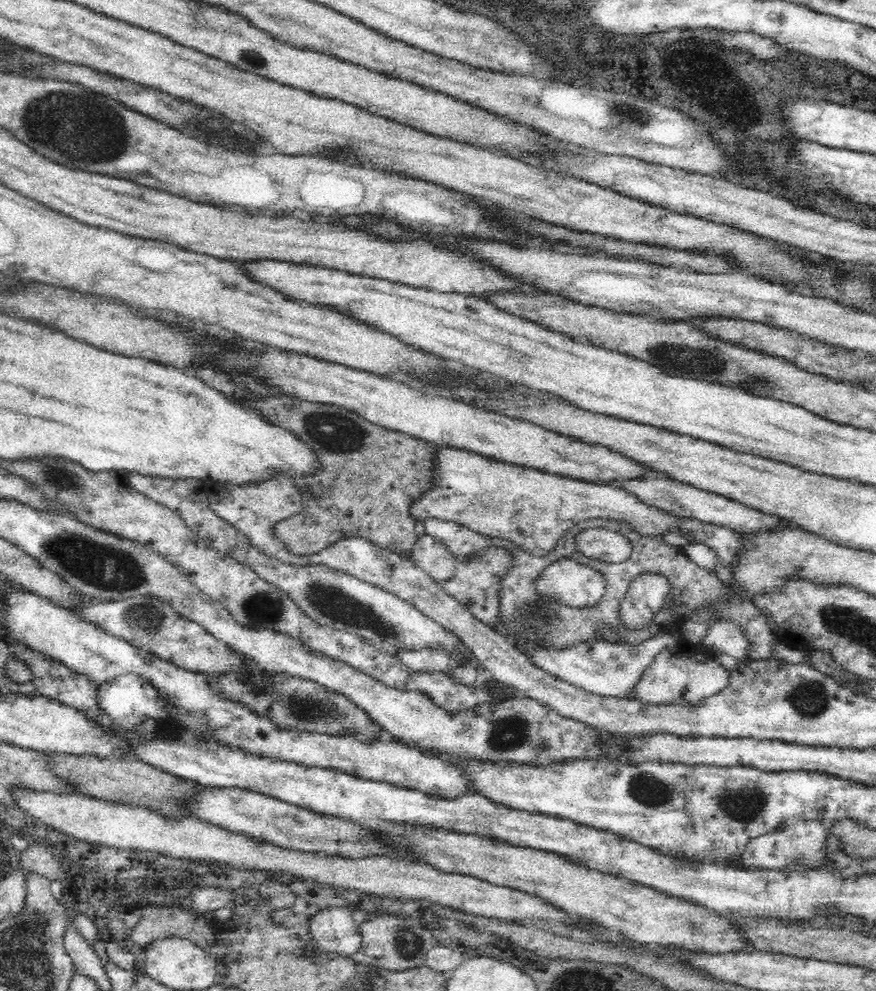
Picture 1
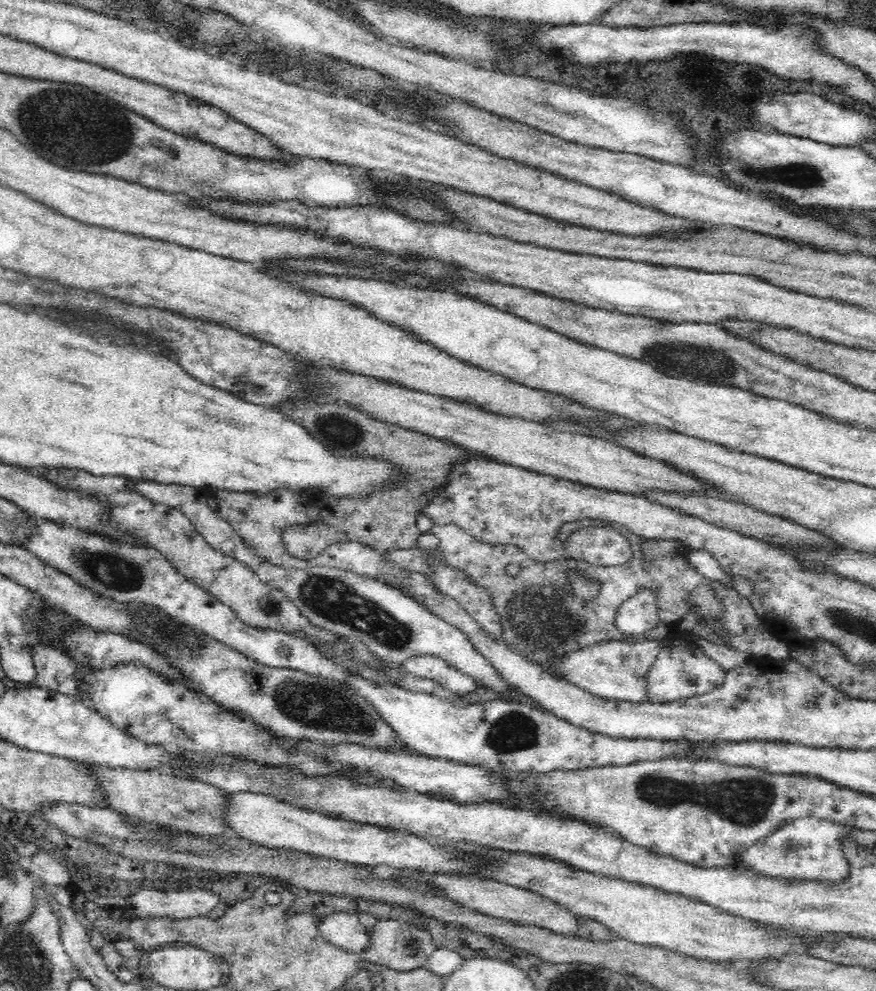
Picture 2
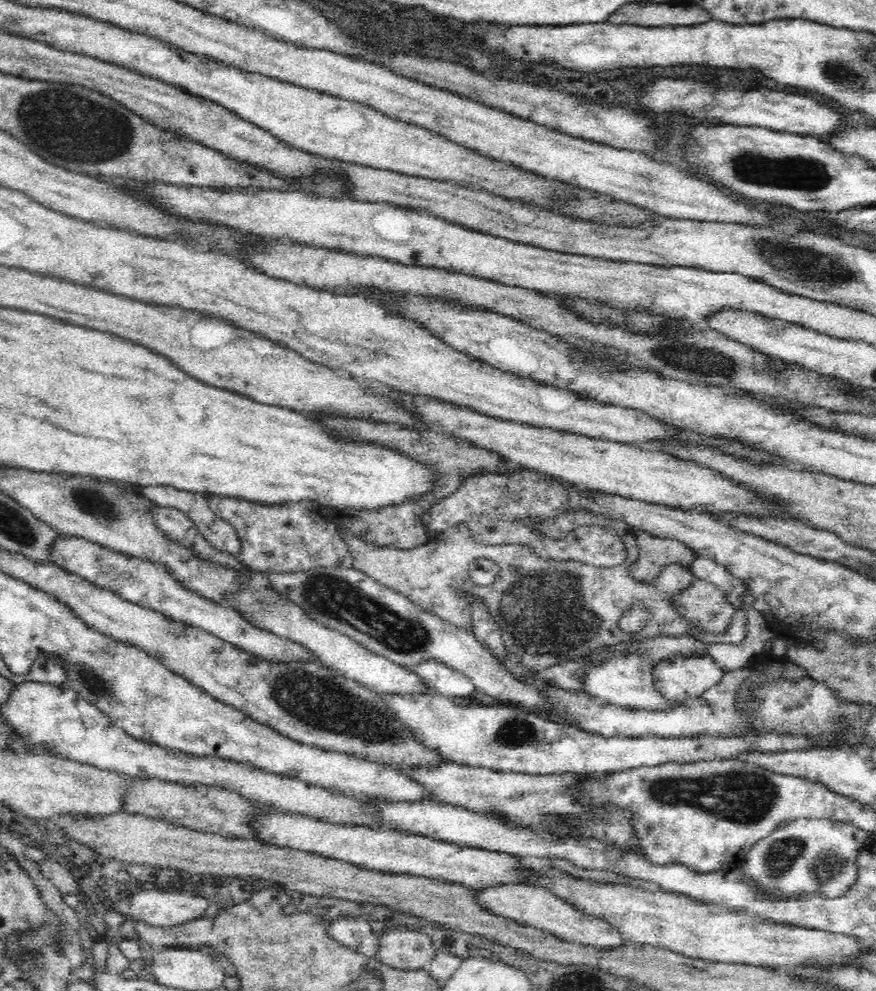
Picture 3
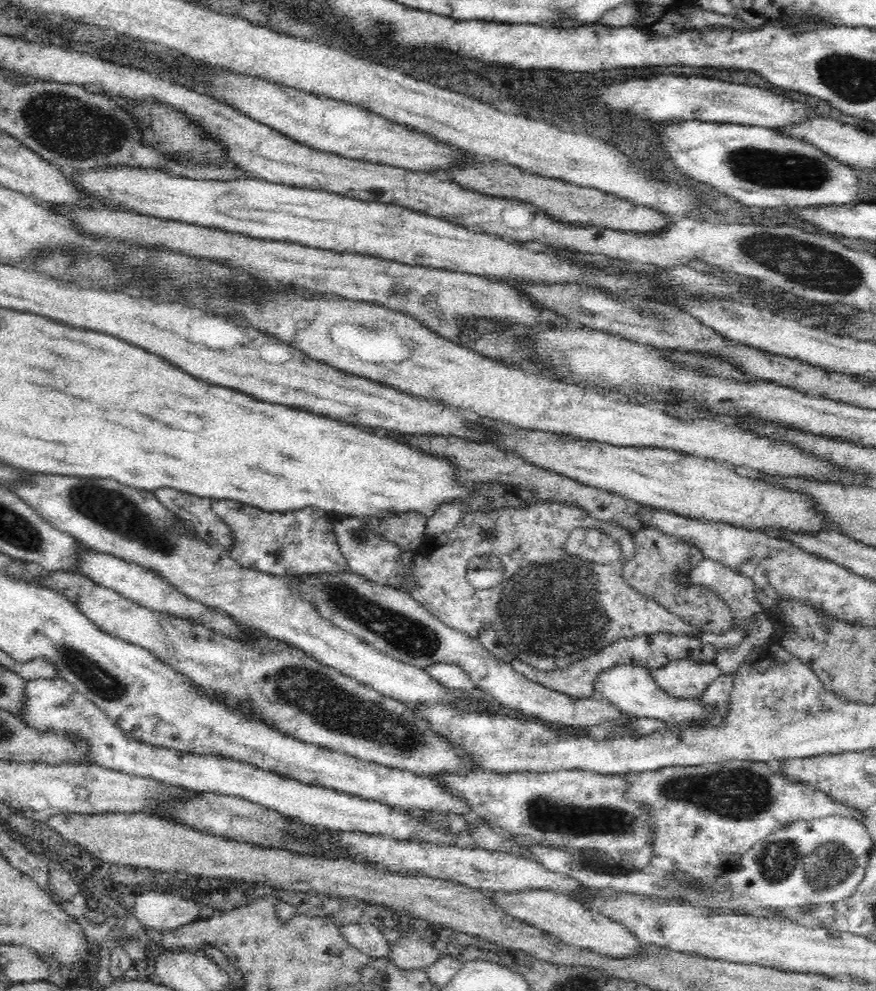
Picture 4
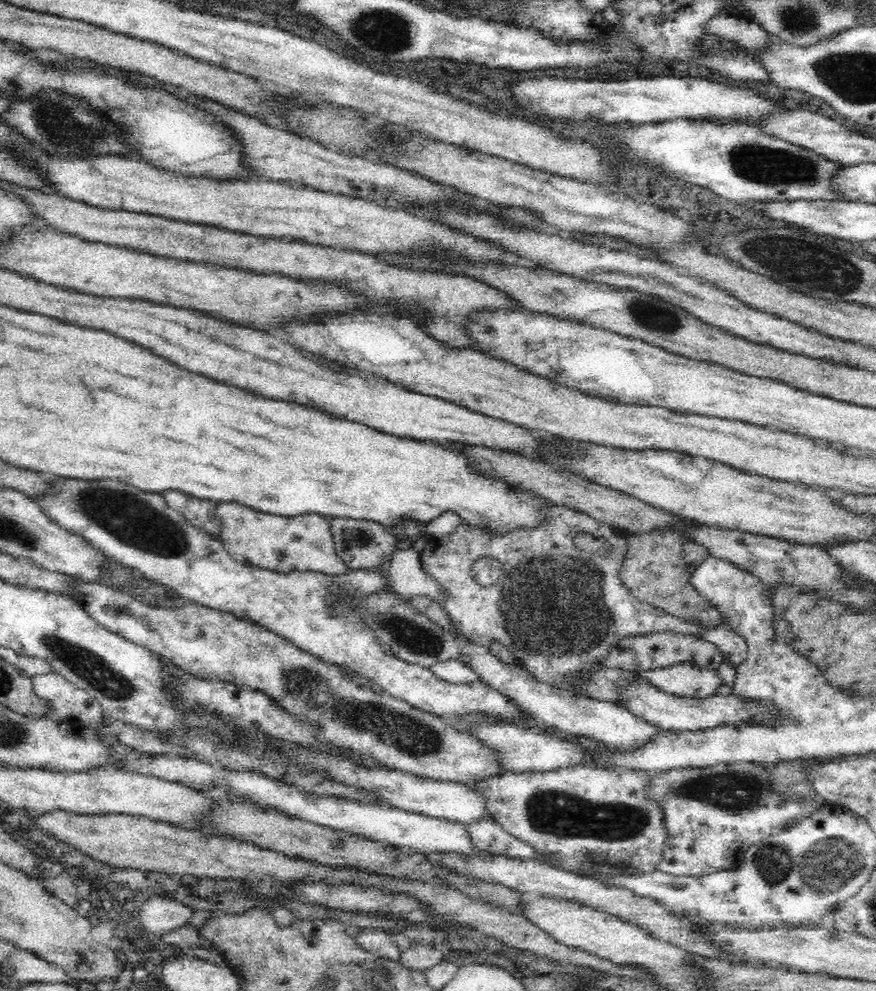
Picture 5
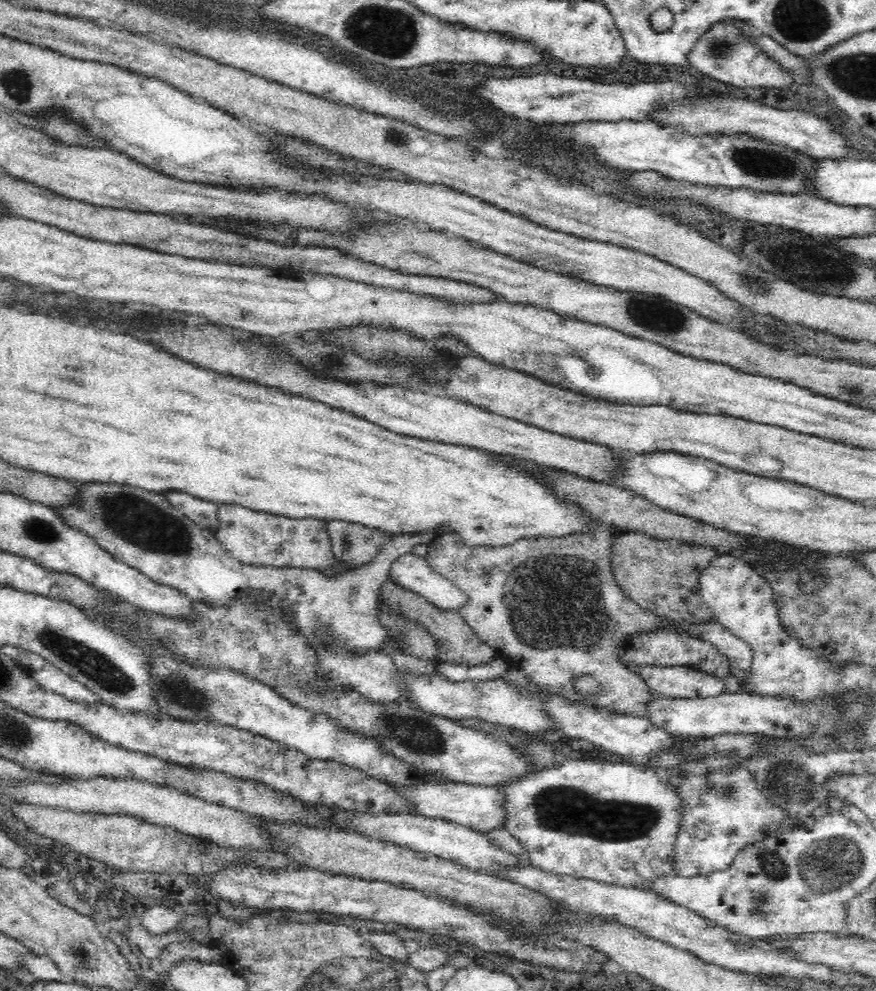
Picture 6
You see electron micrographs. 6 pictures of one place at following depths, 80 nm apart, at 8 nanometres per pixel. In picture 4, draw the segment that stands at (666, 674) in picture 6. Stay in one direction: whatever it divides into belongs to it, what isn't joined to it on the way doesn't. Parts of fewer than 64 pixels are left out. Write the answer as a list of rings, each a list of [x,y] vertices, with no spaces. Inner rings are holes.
[[[682,658],[652,669],[649,673],[664,692],[679,699],[700,699],[710,684],[721,675],[721,670],[715,663]]]

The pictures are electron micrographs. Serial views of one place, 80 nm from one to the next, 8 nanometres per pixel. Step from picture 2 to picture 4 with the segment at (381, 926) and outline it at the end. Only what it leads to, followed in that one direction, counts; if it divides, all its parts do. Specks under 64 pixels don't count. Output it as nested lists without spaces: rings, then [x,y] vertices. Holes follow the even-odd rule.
[[[410,936],[402,940],[398,946],[392,944],[390,947],[392,947],[392,954],[388,959],[394,961],[400,968],[425,970],[440,958],[440,952],[432,948],[430,942],[418,936]]]

